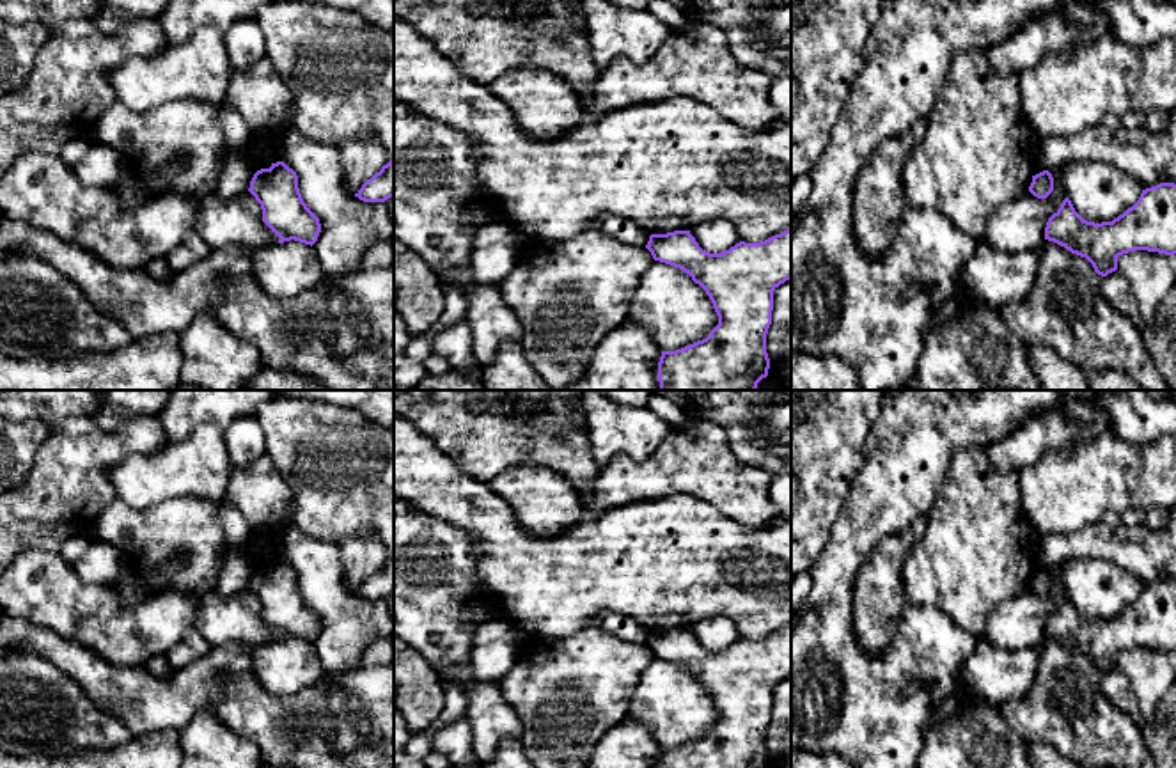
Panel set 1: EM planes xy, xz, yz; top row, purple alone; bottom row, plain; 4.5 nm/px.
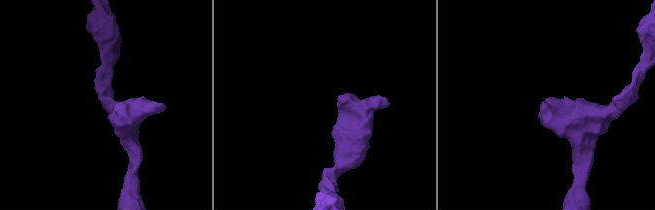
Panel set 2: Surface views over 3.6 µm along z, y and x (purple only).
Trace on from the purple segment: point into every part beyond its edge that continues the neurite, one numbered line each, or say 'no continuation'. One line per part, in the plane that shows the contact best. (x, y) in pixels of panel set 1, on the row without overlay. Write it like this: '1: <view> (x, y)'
no continuation

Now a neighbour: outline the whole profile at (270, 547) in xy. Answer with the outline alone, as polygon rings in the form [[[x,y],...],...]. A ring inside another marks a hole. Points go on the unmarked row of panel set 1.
[[[278,527],[252,532],[245,550],[255,559],[257,568],[270,566],[273,560],[280,559],[278,536]]]

